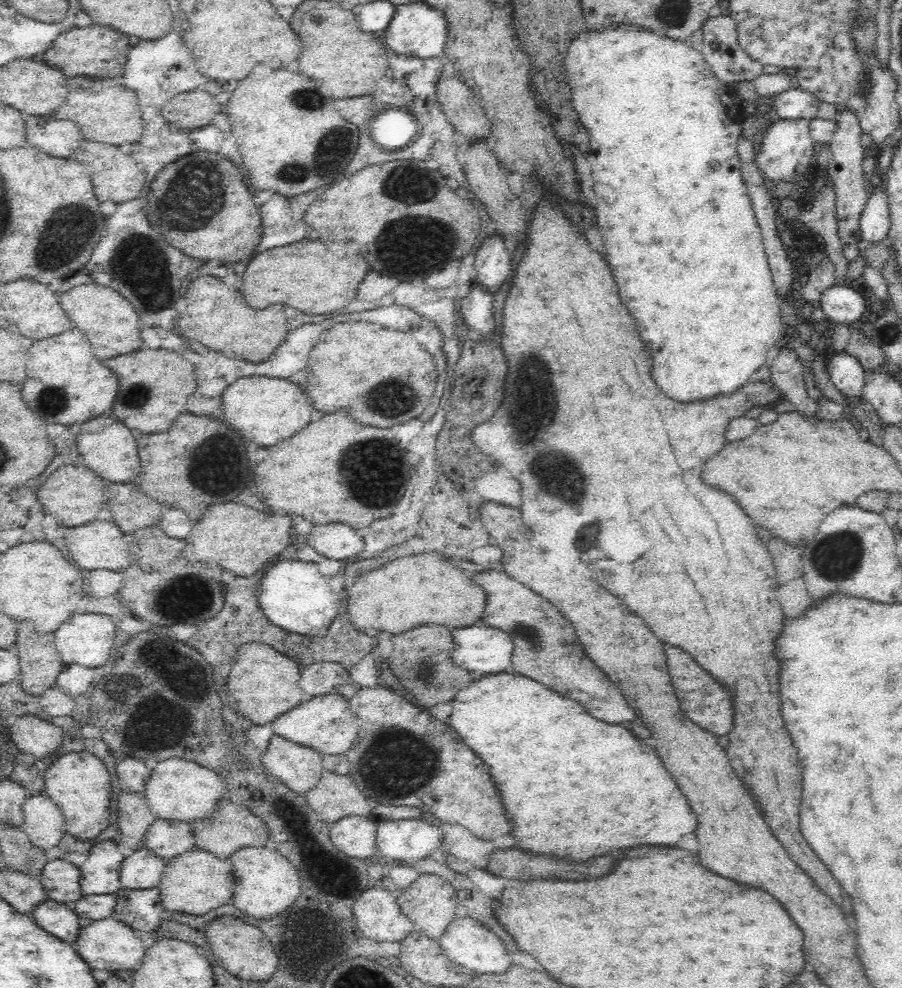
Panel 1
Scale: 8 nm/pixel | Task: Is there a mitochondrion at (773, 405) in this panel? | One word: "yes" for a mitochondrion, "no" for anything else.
no

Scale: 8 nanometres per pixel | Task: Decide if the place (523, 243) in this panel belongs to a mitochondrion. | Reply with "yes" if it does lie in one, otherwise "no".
no

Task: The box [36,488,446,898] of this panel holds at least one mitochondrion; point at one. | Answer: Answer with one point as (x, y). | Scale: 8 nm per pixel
(410, 778)

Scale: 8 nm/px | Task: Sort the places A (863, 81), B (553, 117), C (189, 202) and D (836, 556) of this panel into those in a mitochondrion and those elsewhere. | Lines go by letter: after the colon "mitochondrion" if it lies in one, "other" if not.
A: mitochondrion
B: other
C: mitochondrion
D: mitochondrion

